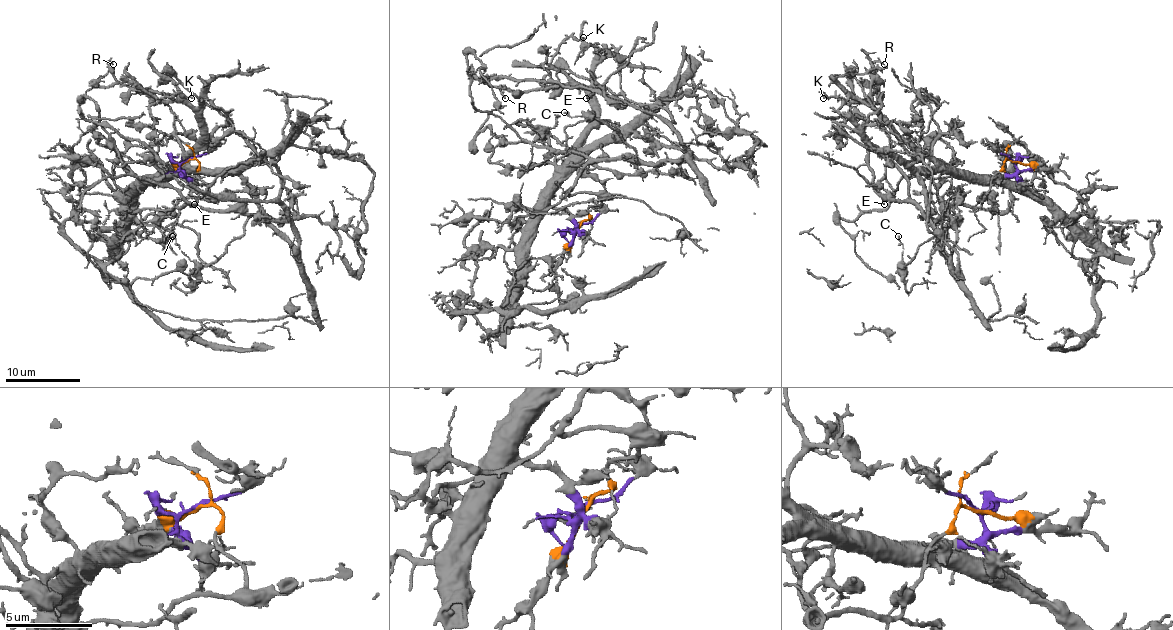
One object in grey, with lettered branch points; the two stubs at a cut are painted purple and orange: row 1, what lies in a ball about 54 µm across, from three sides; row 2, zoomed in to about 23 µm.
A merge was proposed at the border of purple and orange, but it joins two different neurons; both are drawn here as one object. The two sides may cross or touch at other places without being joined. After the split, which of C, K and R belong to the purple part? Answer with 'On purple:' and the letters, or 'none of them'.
On purple: K, R

